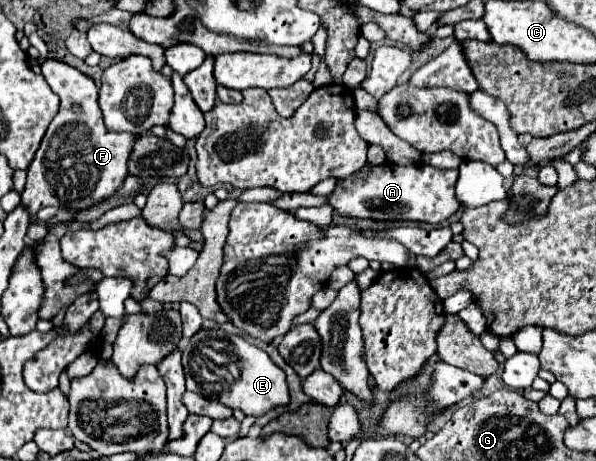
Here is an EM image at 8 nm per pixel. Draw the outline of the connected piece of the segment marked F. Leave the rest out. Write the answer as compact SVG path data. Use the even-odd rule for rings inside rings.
M52 58L44 60L42 76L60 98L60 108L30 162L28 180L20 194L22 206L30 212L32 220L36 220L36 212L42 206L58 206L76 212L110 198L128 176L126 164L134 150L134 140L138 140L138 136L128 132L116 134L106 130L98 106L98 86L90 76Z

